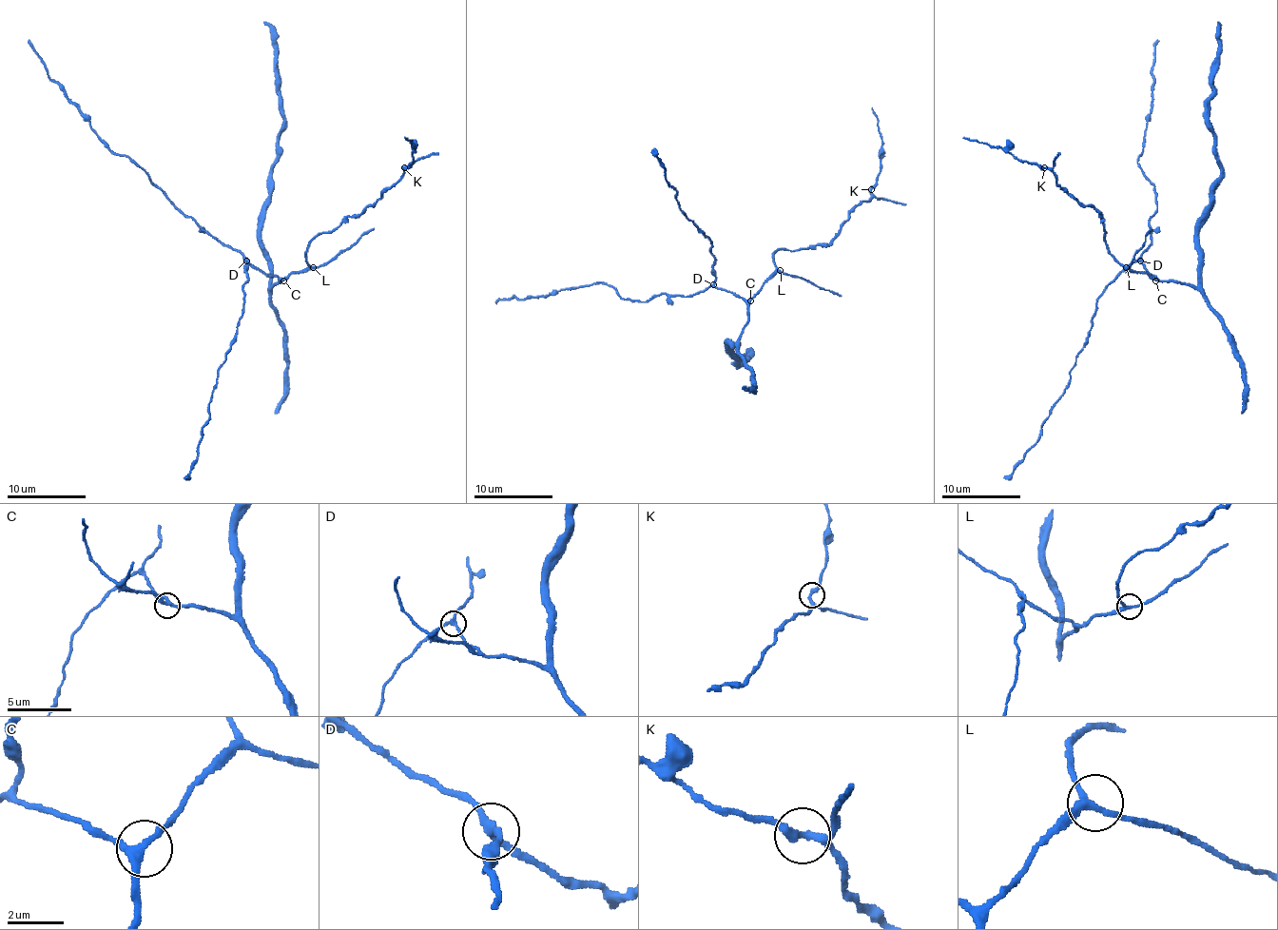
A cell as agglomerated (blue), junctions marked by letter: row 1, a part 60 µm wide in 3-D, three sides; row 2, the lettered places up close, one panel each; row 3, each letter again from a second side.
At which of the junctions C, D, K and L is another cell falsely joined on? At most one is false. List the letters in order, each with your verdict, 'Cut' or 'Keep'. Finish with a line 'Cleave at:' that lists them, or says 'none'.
C: Keep
D: Keep
K: Keep
L: Keep
Cleave at: none

